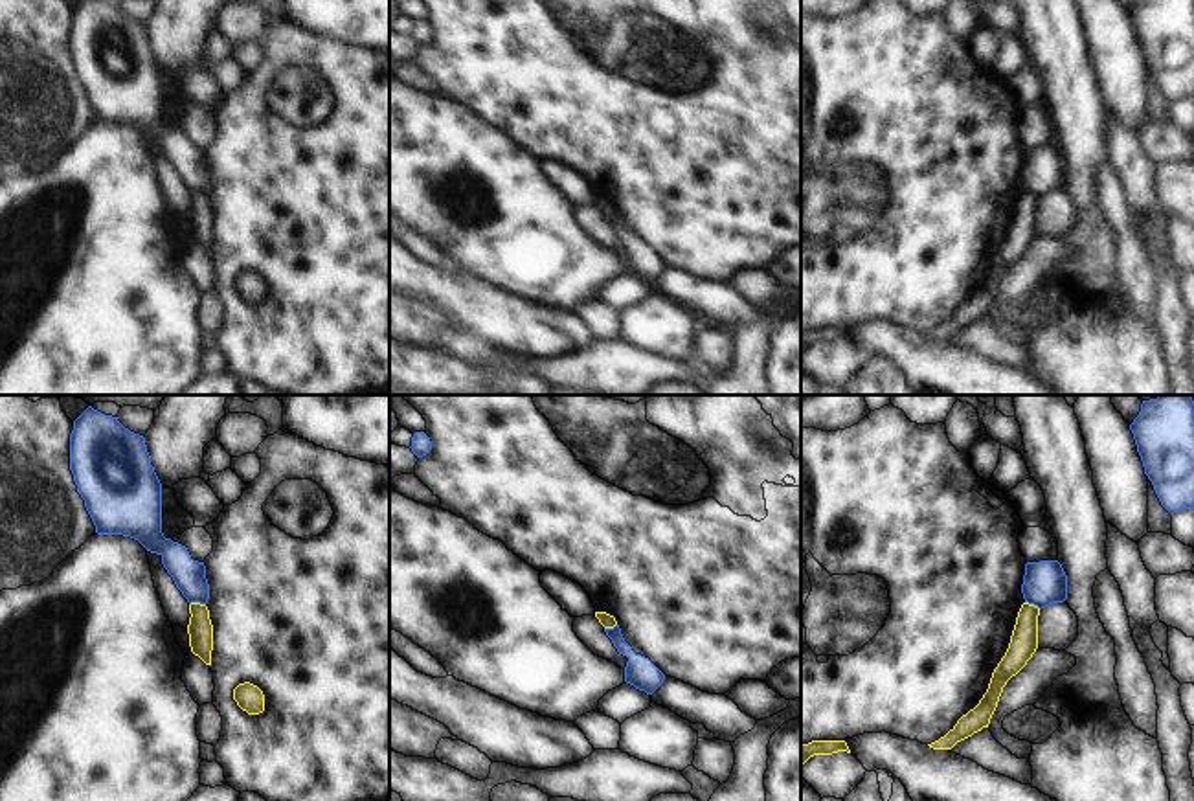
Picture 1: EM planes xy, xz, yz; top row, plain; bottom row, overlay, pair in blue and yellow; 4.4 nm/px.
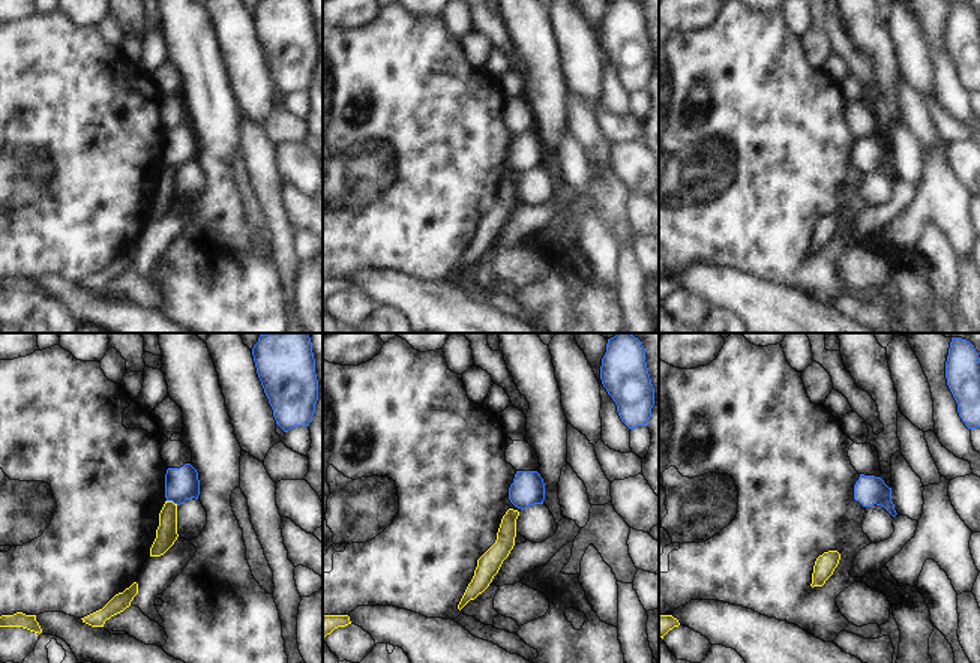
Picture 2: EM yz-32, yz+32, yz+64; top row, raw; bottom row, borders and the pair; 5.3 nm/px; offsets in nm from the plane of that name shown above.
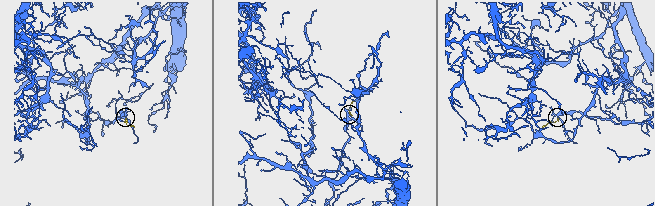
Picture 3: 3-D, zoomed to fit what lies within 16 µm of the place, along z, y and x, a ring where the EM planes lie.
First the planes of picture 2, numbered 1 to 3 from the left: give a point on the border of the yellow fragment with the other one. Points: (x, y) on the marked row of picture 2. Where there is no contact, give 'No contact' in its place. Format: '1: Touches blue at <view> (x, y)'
1: Touches blue at yz-32 (173, 501)
2: No contact
3: No contact

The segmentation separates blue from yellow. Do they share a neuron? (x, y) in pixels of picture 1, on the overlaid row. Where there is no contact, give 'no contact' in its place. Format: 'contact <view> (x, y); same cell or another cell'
contact xy (197, 601); another cell

